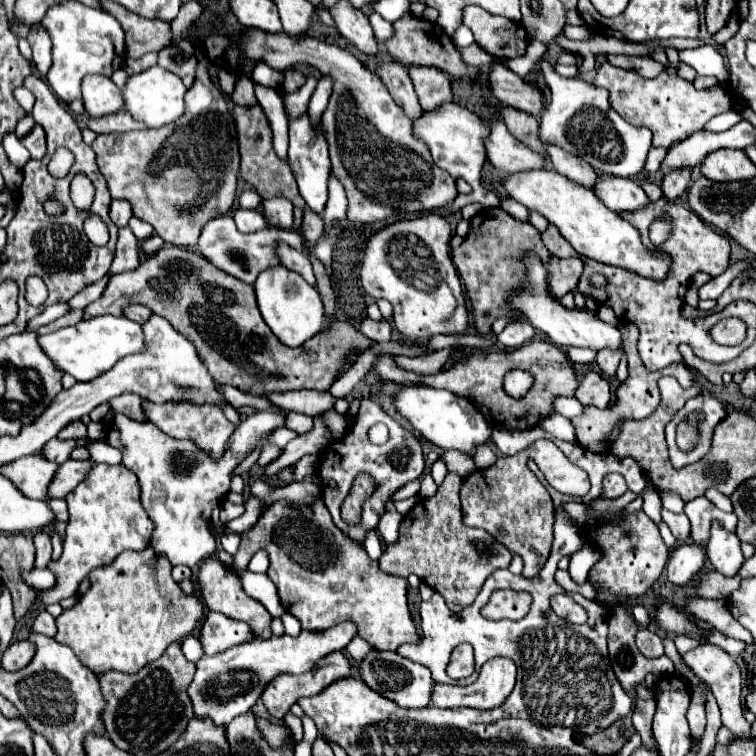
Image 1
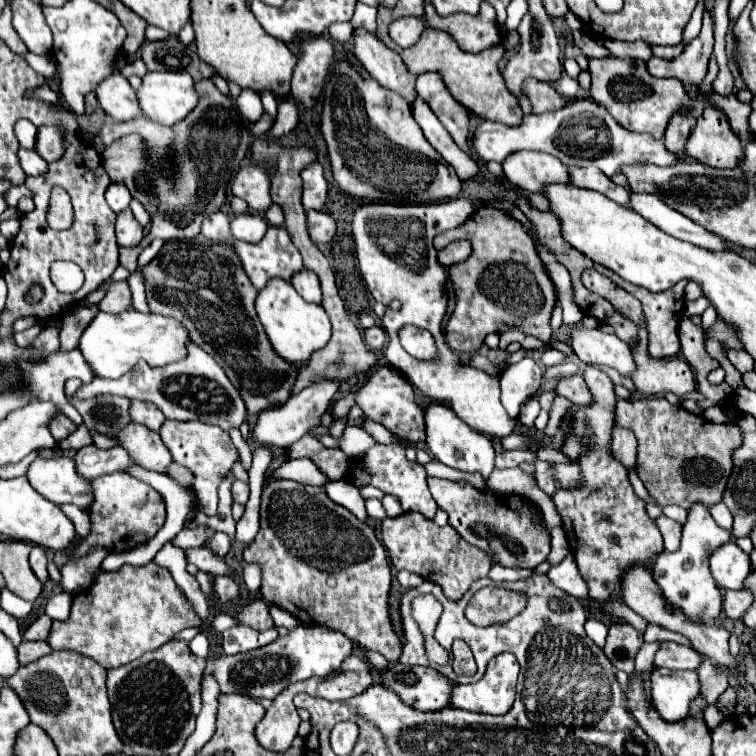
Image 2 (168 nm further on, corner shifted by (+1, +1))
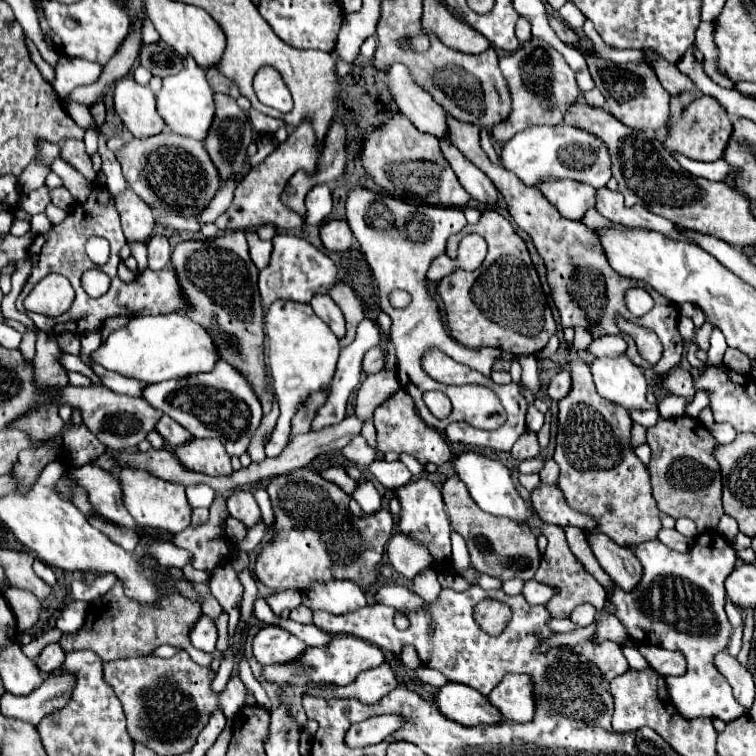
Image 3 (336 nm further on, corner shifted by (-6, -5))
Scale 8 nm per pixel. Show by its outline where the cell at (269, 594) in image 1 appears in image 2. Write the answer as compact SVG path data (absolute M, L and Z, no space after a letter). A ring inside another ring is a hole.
M192 547L186 549L186 561L196 565L198 569L206 571L206 573L214 573L214 575L228 575L232 573L232 569L226 565L226 561L218 555L214 555L212 551L208 551L206 547Z

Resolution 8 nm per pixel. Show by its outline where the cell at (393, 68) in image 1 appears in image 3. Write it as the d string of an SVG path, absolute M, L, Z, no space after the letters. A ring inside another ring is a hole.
M439 139L441 147L443 147L443 155L447 159L447 163L451 163L451 169L455 171L459 183L467 189L467 193L477 199L479 203L495 203L497 201L497 189L491 183L491 179L477 169L459 149L455 149L451 143L443 143L443 139Z

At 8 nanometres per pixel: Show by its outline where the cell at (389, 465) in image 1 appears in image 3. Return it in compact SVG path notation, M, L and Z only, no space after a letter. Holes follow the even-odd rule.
M419 477L403 487L393 489L393 495L399 499L401 503L401 525L399 531L403 531L405 535L415 535L419 541L427 543L427 547L431 549L433 557L437 559L447 559L451 555L451 541L449 541L449 533L451 533L451 525L447 519L447 513L443 509L443 499L441 499L441 491L425 477Z

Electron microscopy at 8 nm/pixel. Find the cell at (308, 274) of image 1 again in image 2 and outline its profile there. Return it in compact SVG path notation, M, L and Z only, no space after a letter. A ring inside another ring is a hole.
M302 269L300 273L296 273L296 277L292 279L294 289L308 301L308 303L316 303L322 305L322 291L320 291L320 283L318 277L314 273L308 273L306 269Z

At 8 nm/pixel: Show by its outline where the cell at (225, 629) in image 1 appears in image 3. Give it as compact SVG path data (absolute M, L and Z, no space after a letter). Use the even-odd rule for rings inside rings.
M273 625L259 629L257 635L253 637L253 657L261 665L291 661L299 657L305 651L305 647L307 645L301 639Z

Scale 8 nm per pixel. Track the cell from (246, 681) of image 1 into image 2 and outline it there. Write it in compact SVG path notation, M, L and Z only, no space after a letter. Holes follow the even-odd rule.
M302 625L292 629L288 635L278 637L272 645L264 649L256 649L252 653L240 655L220 655L216 661L208 661L206 669L212 669L214 677L218 679L222 693L248 693L250 697L266 697L274 699L280 695L290 683L298 683L310 677L324 677L340 669L342 661L350 657L354 651L354 643L324 625Z

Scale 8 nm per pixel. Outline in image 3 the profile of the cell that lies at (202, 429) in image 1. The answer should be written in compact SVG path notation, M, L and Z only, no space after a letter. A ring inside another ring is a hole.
M191 439L191 443L183 443L183 447L175 447L175 457L191 471L199 471L207 475L233 473L231 457L227 455L219 439Z

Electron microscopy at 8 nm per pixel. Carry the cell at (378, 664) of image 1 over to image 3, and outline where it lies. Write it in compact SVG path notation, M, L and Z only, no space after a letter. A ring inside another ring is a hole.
M447 681L433 695L433 703L439 707L439 713L461 725L479 725L479 723L497 723L503 721L499 711L489 705L489 701L475 689Z

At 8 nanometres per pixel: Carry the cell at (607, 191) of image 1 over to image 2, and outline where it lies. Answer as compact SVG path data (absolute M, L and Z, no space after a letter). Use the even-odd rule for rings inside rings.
M632 193L632 209L676 239L688 241L706 251L736 251L716 233L710 233L688 217L676 213L674 209L668 209L668 205L664 205L664 201L660 201L658 197L652 197L648 193Z

